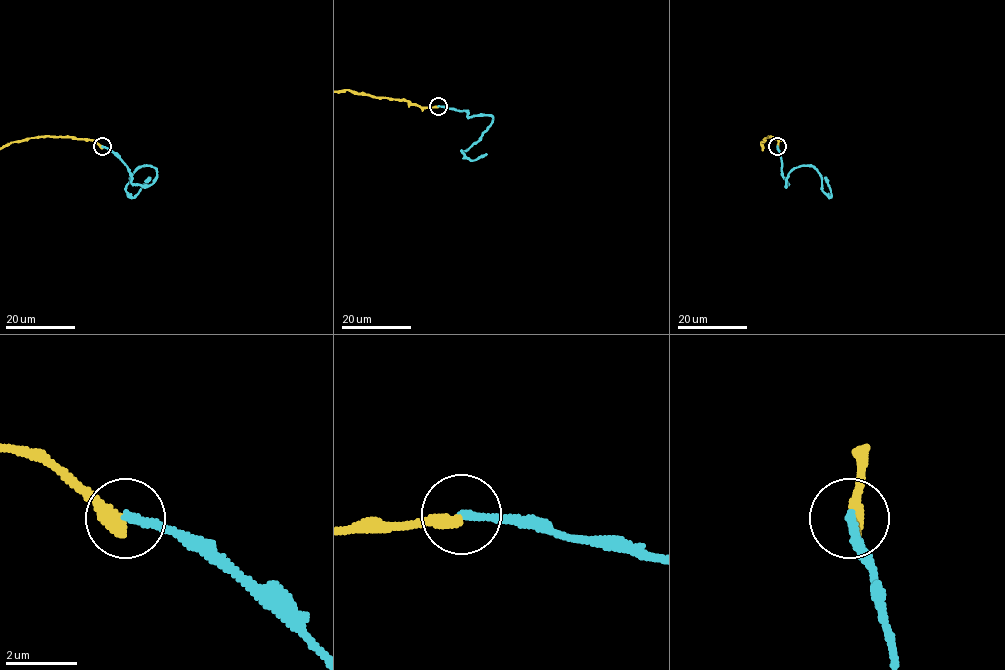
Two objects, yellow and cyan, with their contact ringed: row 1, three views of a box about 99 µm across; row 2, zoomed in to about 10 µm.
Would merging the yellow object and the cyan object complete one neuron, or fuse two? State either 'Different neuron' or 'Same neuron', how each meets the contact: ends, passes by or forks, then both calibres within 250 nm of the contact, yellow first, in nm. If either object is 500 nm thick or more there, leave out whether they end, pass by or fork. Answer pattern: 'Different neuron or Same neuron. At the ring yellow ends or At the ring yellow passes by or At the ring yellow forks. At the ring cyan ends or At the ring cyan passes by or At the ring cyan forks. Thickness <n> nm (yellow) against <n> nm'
Different neuron. At the ring yellow ends. At the ring cyan ends. Thickness 400 nm (yellow) against 240 nm

